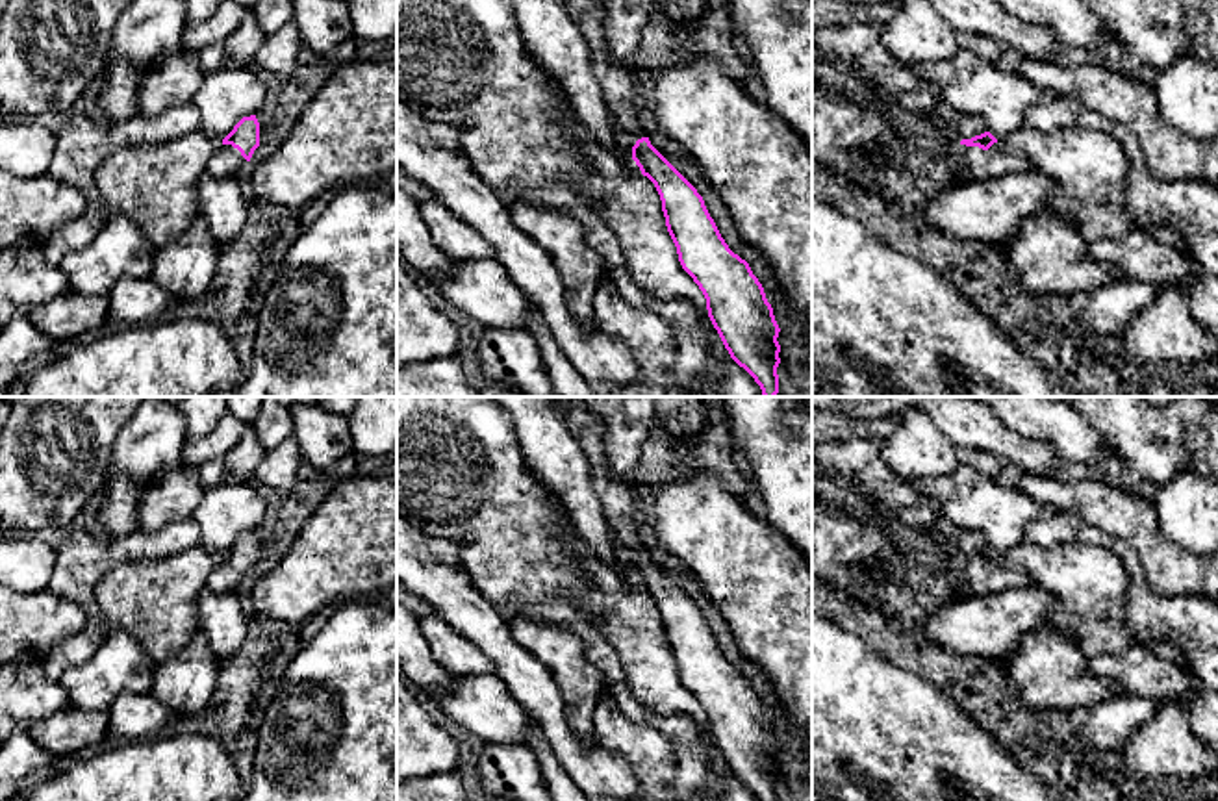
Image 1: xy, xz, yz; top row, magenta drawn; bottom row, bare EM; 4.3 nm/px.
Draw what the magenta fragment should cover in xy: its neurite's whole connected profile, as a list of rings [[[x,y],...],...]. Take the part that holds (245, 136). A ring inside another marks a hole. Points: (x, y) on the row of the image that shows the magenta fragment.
[[[256,115],[243,117],[234,130],[222,139],[222,146],[213,154],[208,172],[221,176],[235,176],[237,169],[250,161],[260,146],[260,122]]]

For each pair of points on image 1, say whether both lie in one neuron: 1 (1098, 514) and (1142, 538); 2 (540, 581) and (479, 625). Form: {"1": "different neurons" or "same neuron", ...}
{"1": "same neuron", "2": "different neurons"}

